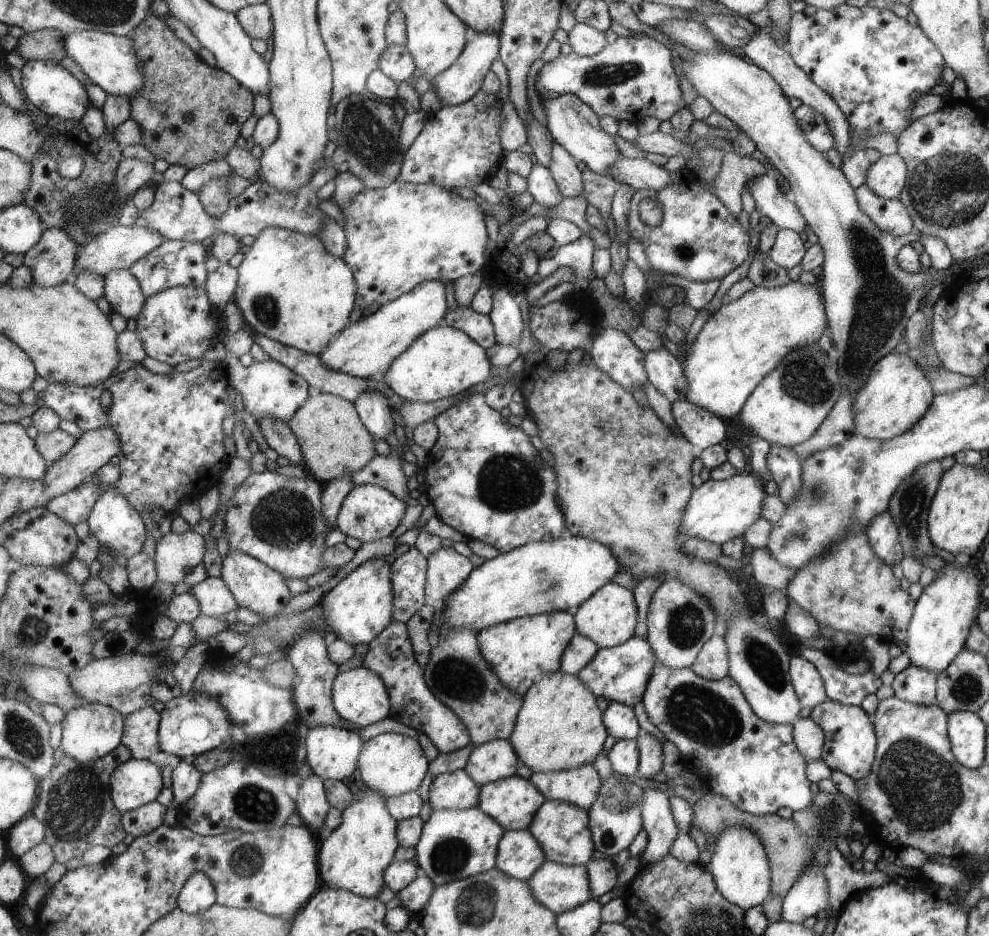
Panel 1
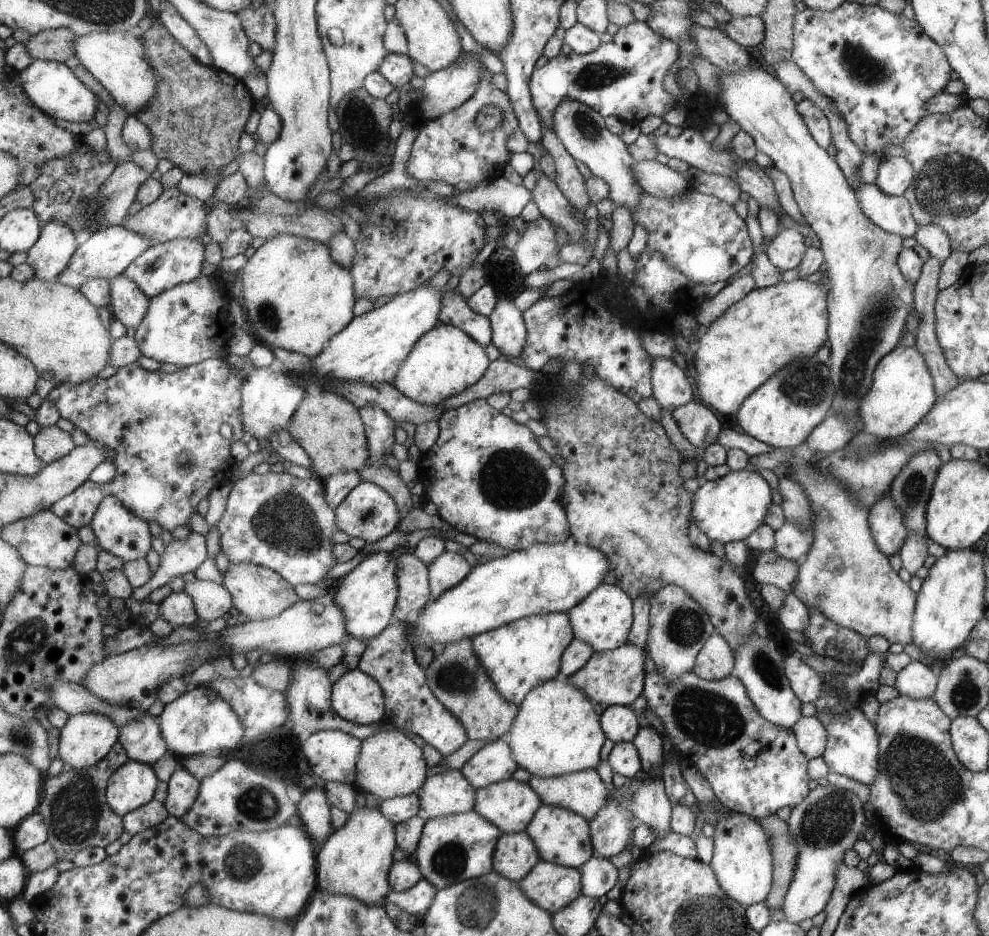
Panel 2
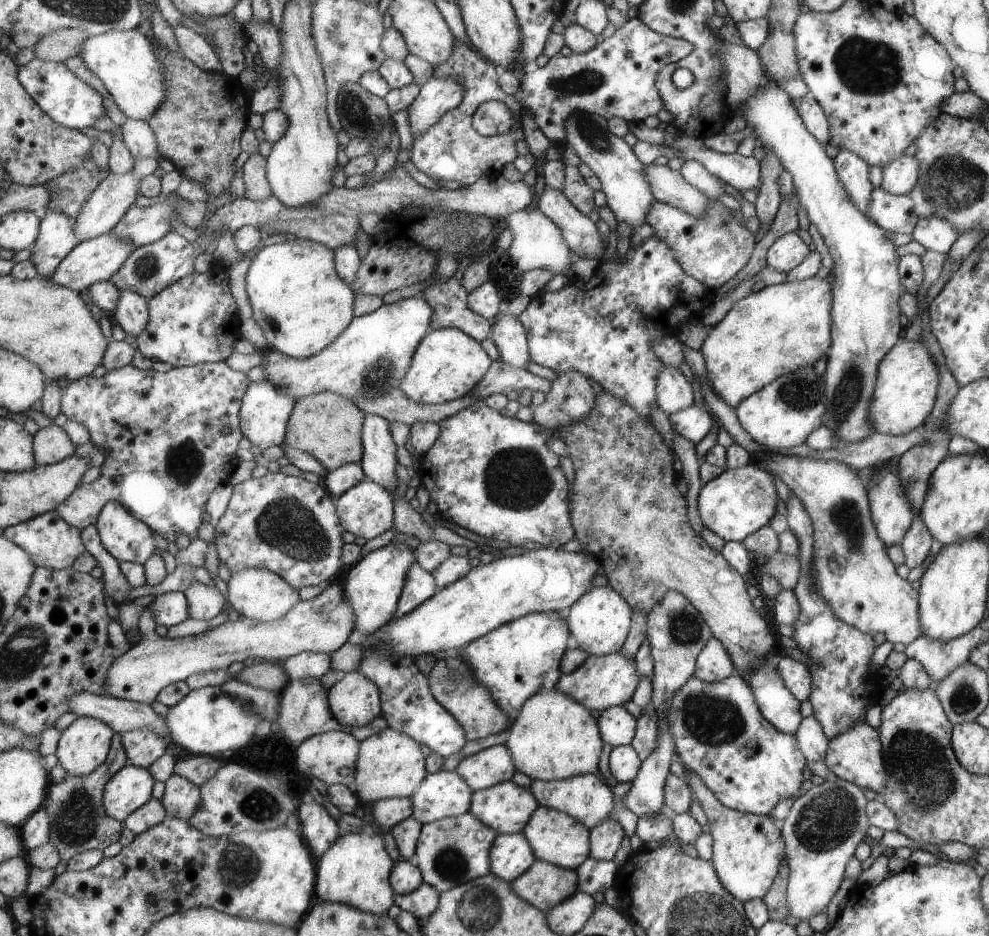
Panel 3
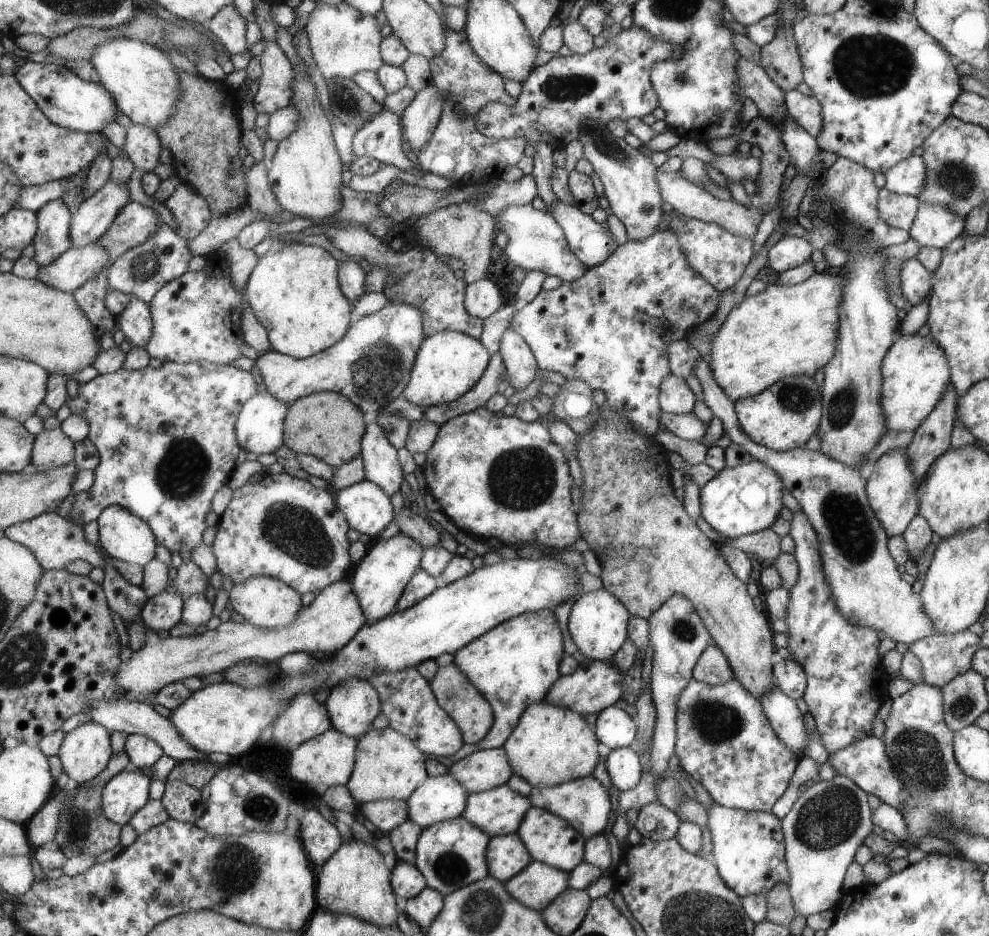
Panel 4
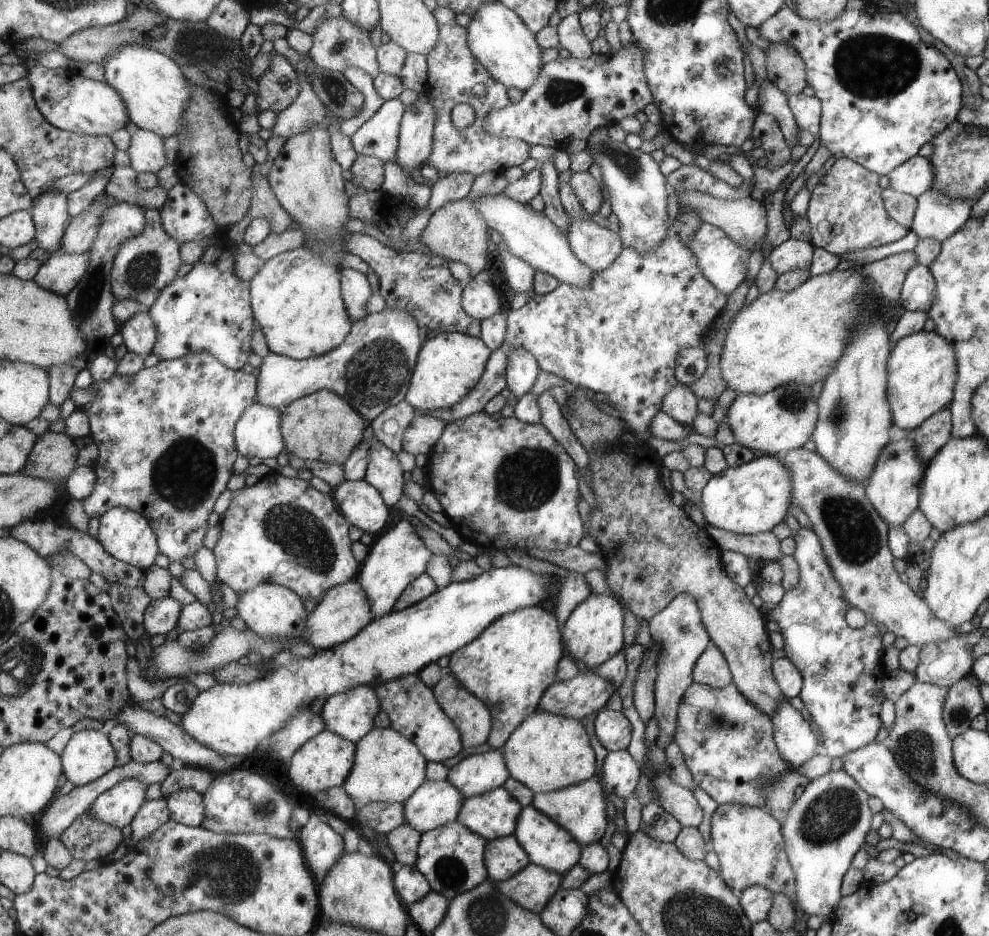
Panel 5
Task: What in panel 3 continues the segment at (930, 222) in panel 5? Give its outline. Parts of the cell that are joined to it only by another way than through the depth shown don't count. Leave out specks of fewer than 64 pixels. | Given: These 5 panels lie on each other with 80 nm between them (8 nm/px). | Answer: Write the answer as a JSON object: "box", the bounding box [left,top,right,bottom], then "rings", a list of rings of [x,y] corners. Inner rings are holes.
{"box":[910,216,958,255],"rings":[[[930,216],[918,218],[910,235],[926,250],[945,255],[958,237],[958,232],[944,218]]]}

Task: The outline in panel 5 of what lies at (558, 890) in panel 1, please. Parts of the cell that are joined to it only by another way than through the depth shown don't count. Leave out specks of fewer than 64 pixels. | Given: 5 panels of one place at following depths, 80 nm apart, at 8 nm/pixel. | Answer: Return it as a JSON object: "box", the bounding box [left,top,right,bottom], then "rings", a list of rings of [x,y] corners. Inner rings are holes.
{"box":[494,863,563,914],"rings":[[[528,863],[527,867],[517,872],[511,879],[494,884],[505,898],[513,900],[521,908],[539,914],[557,890],[560,890],[561,879],[563,876],[556,872]]]}

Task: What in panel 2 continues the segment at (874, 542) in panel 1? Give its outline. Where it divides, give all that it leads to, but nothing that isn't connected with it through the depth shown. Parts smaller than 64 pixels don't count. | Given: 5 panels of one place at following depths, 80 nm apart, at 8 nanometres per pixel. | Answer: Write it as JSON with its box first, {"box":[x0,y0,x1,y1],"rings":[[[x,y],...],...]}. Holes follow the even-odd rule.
{"box":[868,492,909,556],"rings":[[[889,492],[868,508],[868,527],[877,548],[885,556],[899,552],[909,533],[904,525],[904,514],[896,507]]]}

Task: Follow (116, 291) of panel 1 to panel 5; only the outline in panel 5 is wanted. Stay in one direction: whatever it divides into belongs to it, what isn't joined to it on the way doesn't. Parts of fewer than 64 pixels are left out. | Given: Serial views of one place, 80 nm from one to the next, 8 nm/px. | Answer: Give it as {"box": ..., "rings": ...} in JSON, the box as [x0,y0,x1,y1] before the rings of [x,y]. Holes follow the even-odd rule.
{"box":[121,312,158,356],"rings":[[[150,312],[137,313],[130,321],[122,323],[121,334],[127,351],[149,356],[158,341],[157,323]]]}

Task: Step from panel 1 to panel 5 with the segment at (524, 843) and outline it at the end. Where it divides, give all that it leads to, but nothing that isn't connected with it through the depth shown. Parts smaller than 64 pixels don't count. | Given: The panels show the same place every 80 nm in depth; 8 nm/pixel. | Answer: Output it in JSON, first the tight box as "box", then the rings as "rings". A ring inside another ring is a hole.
{"box":[484,835,528,882],"rings":[[[514,835],[490,840],[484,847],[484,865],[493,882],[511,879],[528,863],[528,853]]]}

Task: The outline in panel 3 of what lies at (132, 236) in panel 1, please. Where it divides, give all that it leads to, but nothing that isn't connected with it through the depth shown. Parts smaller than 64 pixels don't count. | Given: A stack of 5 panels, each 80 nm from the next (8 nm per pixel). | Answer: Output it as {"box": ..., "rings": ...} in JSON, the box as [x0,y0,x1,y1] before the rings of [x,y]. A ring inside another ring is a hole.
{"box":[52,232,139,293],"rings":[[[110,232],[88,241],[83,240],[61,261],[52,274],[53,282],[82,293],[85,289],[99,281],[110,281],[111,277],[123,266],[131,253],[139,247],[135,243],[114,237]]]}

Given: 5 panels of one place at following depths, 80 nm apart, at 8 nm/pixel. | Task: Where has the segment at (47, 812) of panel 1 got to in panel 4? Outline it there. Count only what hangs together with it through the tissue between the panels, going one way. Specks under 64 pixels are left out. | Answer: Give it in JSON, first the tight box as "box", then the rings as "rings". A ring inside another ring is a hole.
{"box":[54,731,130,859],"rings":[[[112,731],[113,758],[108,767],[97,778],[82,785],[69,784],[64,790],[57,793],[67,793],[72,806],[64,811],[62,823],[57,836],[54,838],[70,859],[75,855],[85,854],[99,856],[117,844],[121,844],[121,825],[107,818],[102,804],[104,788],[108,782],[120,772],[129,768],[130,756],[126,749],[128,734],[123,731]]]}

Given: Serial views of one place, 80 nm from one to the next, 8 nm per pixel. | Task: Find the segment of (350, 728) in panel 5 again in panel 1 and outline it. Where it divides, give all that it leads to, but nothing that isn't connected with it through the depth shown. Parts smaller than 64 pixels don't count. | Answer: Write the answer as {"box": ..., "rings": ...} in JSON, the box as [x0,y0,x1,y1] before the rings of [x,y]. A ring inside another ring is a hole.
{"box":[333,667,392,727],"rings":[[[367,667],[349,669],[339,673],[334,682],[333,691],[334,707],[342,719],[351,721],[356,726],[364,727],[373,722],[379,722],[391,715],[392,704],[388,685],[380,674],[369,670]]]}

